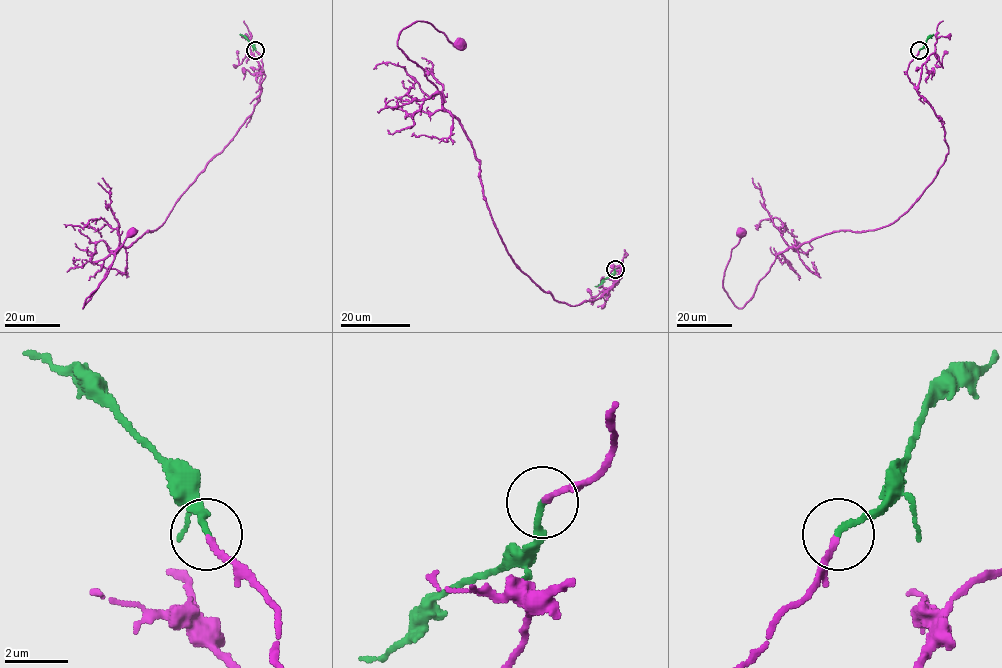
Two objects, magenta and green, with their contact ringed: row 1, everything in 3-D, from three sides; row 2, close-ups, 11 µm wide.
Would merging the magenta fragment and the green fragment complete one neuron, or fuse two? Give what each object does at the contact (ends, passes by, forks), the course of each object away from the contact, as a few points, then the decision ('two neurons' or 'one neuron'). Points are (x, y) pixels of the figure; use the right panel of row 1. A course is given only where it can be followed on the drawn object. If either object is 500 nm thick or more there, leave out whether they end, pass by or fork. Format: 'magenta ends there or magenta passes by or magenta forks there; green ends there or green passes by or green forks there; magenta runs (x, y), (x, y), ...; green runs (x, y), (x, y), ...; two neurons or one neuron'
magenta ends there; green ends there; magenta runs (919, 50), (908, 77), (948, 149), (915, 202), (886, 226), (780, 252), (741, 308), (723, 287), (739, 231); green runs (919, 50), (933, 34); one neuron

